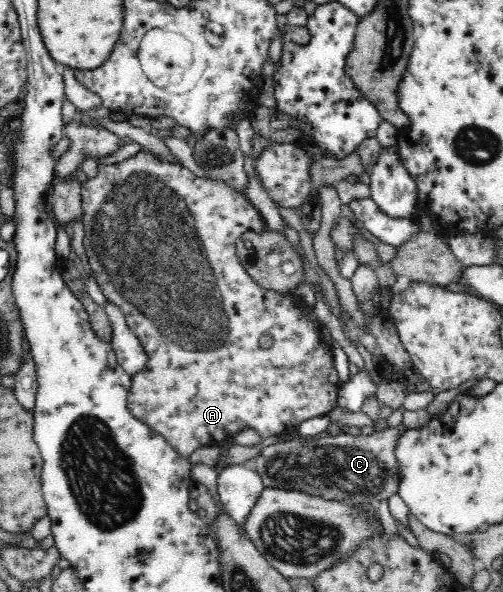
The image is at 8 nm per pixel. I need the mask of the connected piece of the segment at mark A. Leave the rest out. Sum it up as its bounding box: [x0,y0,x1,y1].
[81,154,341,458]

